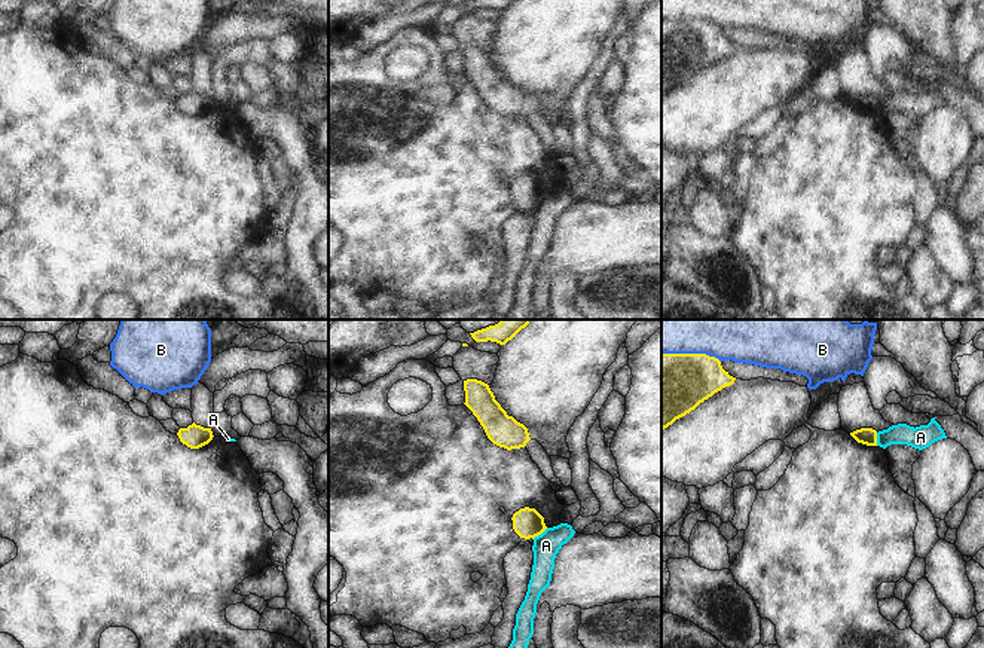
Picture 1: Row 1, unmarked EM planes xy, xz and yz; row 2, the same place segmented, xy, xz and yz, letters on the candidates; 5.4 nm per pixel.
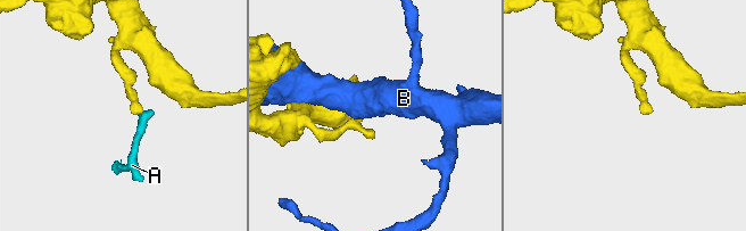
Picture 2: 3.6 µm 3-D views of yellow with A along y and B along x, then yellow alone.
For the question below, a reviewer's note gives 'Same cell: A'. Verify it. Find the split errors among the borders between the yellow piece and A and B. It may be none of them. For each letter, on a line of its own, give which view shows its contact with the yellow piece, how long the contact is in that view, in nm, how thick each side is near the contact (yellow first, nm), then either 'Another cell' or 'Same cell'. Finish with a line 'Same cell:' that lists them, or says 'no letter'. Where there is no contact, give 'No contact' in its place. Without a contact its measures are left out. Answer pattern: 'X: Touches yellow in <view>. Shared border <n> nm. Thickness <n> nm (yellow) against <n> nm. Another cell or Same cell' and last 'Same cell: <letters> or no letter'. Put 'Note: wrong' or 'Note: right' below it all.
A: Touches yellow in xz. Shared border 110 nm. Thickness 160 nm (yellow) against 140 nm. Another cell
B: Touches yellow in yz. Shared border 320 nm. Thickness 380 nm (yellow) against 160 nm. Another cell
Same cell: no letter
Note: wrong

